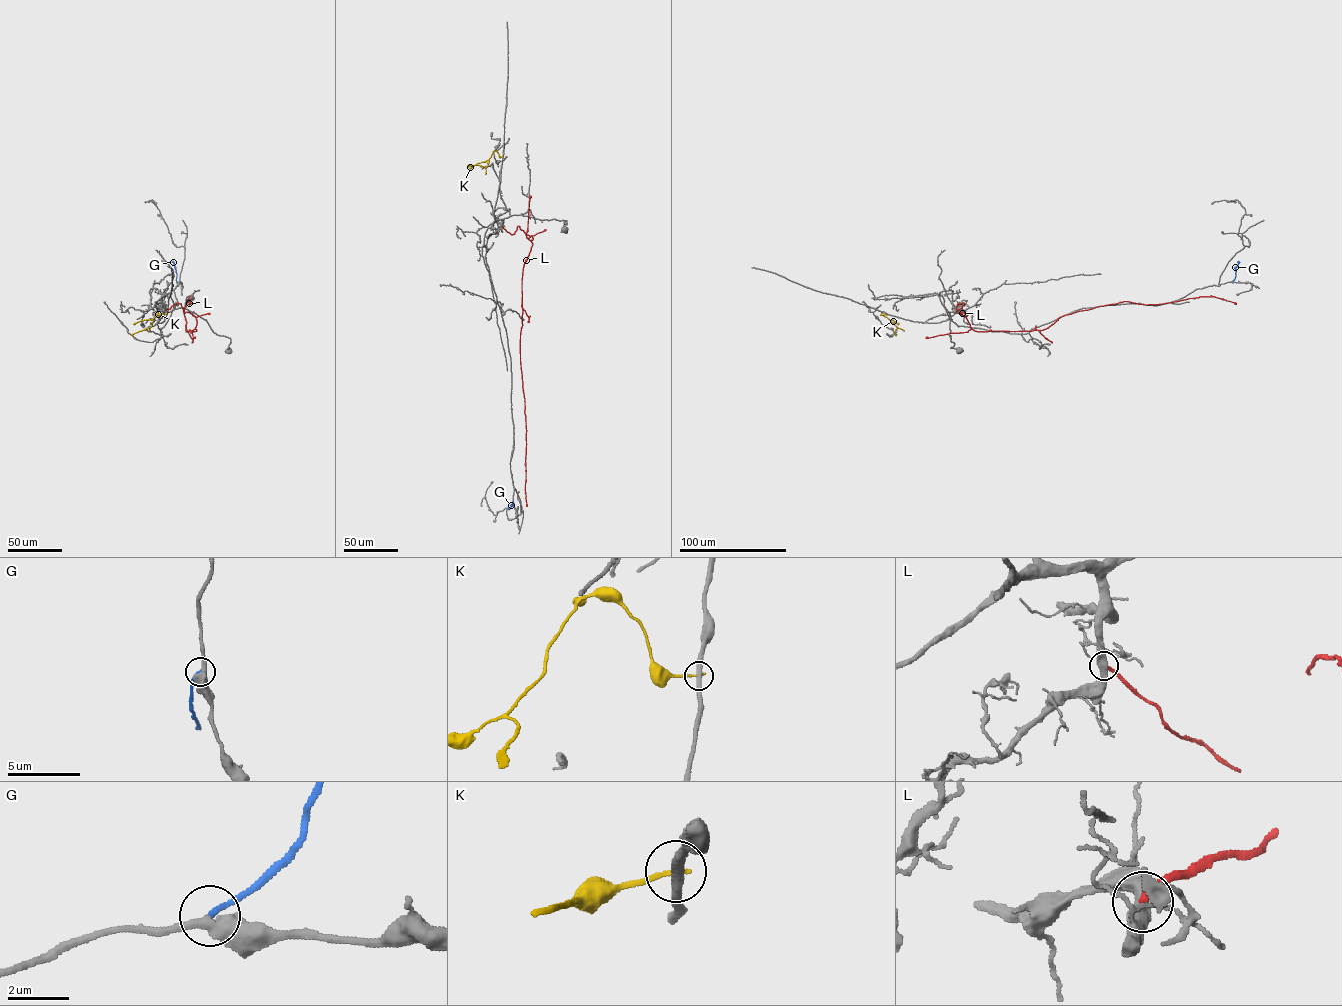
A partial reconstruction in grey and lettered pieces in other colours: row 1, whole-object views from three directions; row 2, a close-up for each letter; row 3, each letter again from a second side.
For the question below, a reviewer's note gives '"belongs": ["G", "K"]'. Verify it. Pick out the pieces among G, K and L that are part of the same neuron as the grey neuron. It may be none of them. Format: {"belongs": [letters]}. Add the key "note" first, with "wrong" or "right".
{"note": "wrong", "belongs": ["G"]}

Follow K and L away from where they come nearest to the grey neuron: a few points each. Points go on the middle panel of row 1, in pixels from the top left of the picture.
K: (502, 157), (494, 151), (485, 168), (467, 166)
L: (502, 227), (512, 234), (519, 226), (533, 239), (523, 268), (520, 336), (526, 506)

